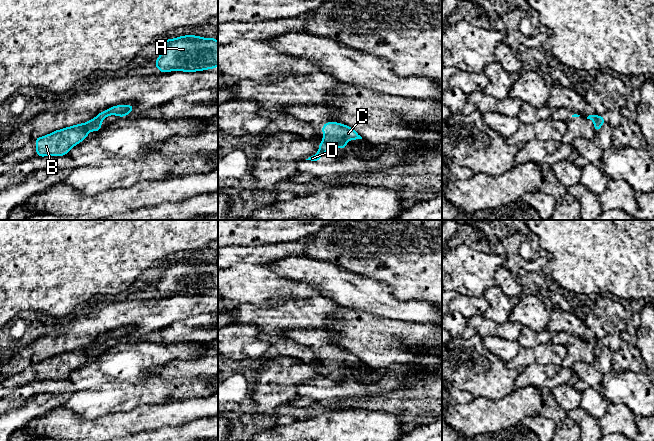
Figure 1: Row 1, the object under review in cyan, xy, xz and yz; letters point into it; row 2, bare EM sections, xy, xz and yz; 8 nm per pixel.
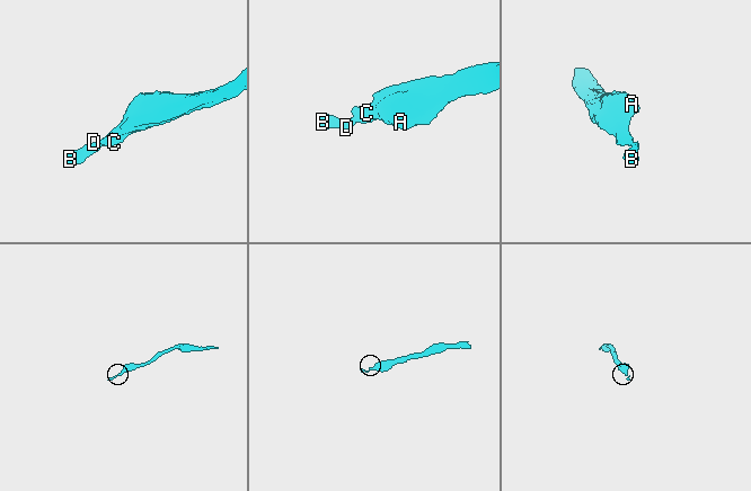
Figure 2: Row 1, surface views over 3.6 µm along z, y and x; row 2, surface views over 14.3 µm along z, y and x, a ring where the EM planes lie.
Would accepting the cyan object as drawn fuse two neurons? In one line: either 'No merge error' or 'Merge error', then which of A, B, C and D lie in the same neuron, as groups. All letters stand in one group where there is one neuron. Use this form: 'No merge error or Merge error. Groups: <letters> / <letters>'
Merge error. Groups: A C / B D

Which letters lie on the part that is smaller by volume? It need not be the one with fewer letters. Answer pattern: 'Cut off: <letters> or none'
Cut off: B, D

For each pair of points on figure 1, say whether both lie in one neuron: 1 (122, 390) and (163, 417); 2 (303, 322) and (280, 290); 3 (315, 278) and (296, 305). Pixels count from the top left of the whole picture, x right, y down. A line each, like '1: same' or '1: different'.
1: different
2: different
3: different

